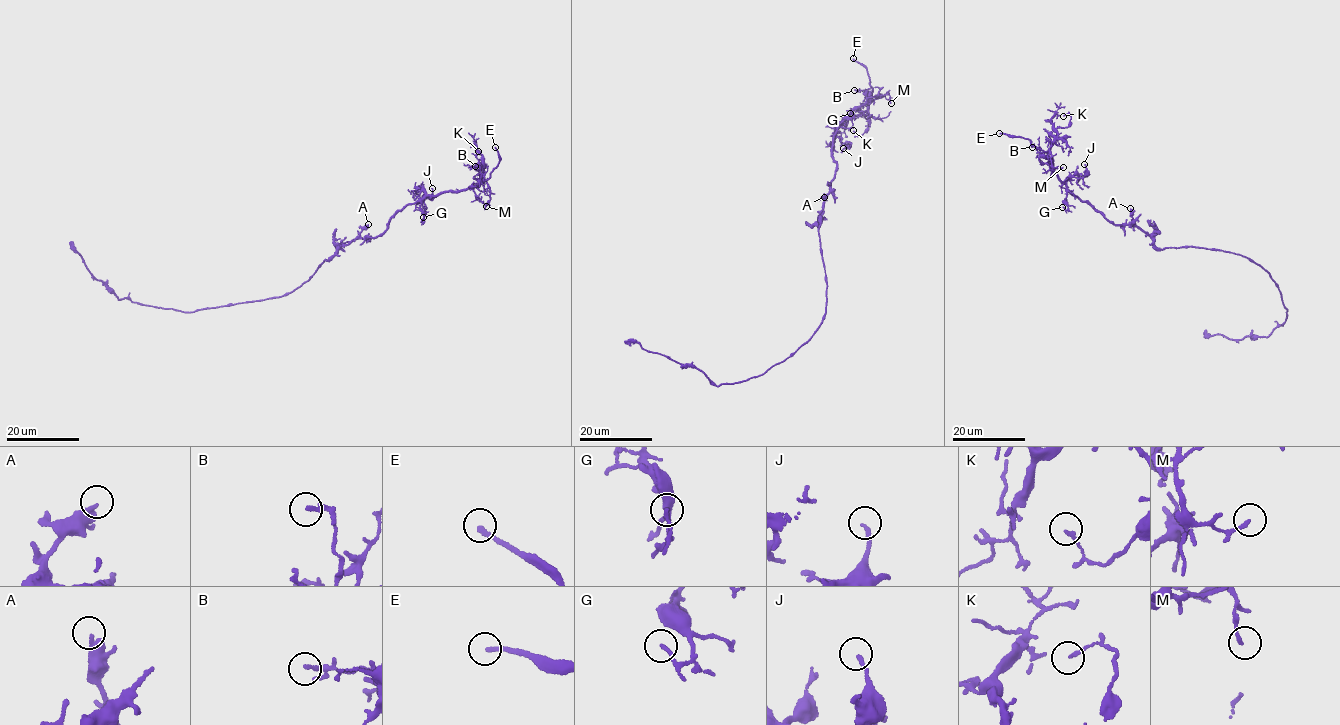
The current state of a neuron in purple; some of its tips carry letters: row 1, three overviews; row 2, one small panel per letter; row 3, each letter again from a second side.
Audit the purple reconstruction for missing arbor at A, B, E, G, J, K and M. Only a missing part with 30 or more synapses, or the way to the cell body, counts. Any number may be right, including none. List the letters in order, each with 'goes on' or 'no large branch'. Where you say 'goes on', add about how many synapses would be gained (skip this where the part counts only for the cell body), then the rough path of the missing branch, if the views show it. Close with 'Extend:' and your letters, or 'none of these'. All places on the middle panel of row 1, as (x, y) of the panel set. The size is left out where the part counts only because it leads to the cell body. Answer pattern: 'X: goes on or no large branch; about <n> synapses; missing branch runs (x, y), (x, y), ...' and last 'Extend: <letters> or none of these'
A: no large branch
B: no large branch
E: goes on
G: no large branch
J: no large branch
K: no large branch
M: no large branch
Extend: E

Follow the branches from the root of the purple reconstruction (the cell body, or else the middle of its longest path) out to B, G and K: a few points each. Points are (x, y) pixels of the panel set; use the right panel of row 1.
B: (1204, 248), (1162, 249), (1137, 227), (1110, 222), (1067, 191), (1048, 157), (1032, 147)
G: (1204, 248), (1155, 247), (1150, 236), (1130, 225), (1110, 222), (1068, 191), (1068, 208), (1062, 207)
K: (1204, 248), (1155, 247), (1067, 191), (1049, 154), (1063, 116)

